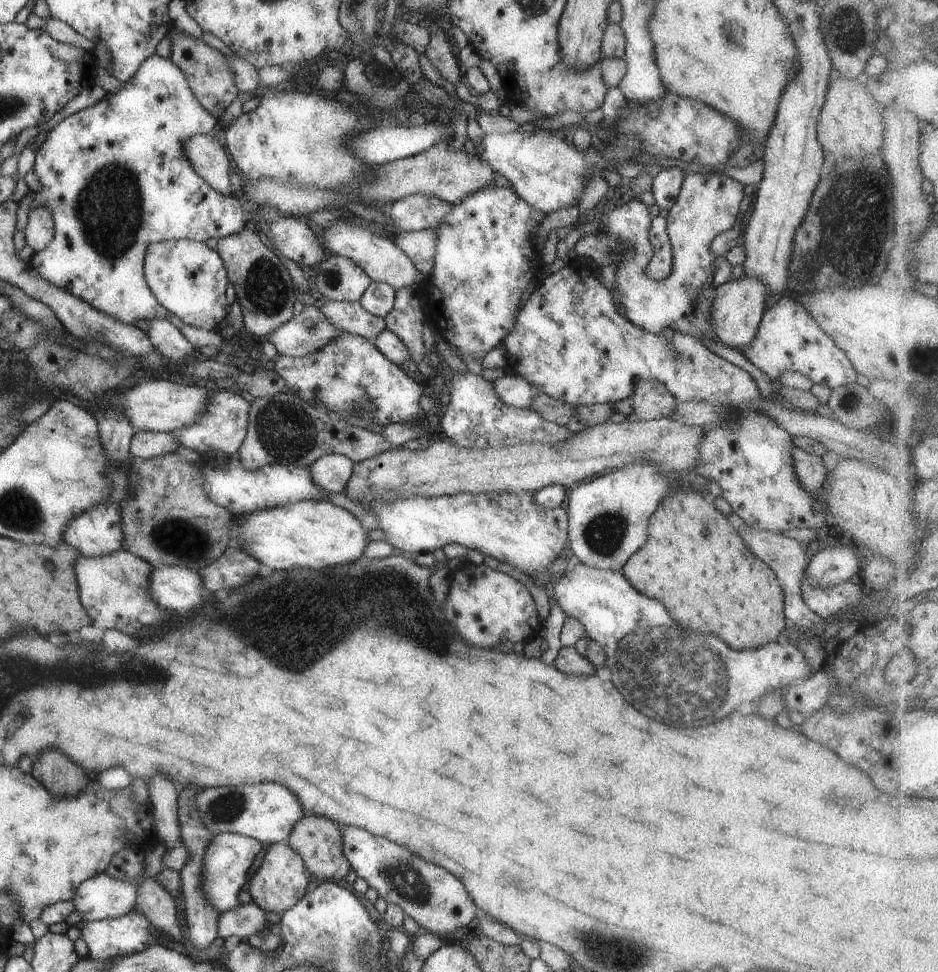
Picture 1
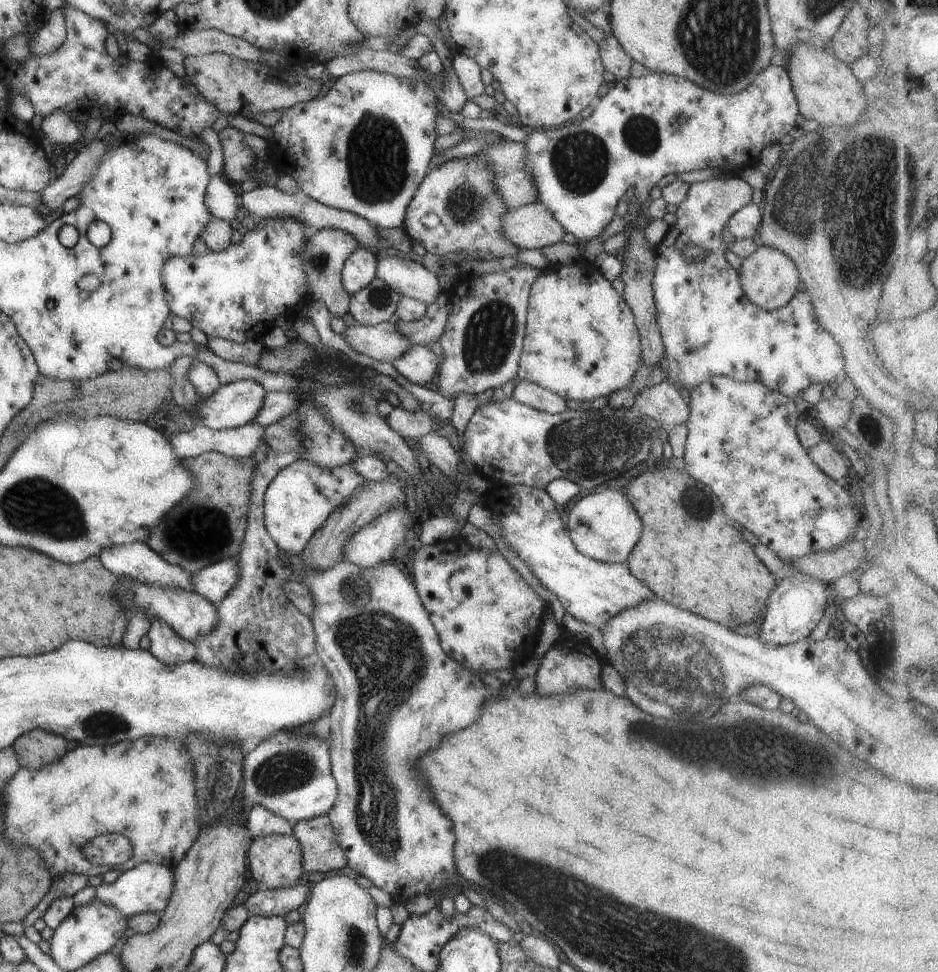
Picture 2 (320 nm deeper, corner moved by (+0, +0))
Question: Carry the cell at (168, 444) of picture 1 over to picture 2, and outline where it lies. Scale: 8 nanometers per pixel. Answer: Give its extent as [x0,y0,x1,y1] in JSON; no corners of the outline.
[165,423,265,459]

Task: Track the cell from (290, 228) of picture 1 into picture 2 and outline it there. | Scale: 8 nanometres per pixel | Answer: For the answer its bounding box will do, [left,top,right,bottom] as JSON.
[301,228,358,317]

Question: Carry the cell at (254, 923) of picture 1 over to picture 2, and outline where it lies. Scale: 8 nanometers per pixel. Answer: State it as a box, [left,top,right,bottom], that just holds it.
[243,883,309,917]

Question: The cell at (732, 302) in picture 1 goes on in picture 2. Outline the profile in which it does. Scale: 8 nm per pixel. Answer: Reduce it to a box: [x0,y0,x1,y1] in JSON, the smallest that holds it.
[738,245,800,311]

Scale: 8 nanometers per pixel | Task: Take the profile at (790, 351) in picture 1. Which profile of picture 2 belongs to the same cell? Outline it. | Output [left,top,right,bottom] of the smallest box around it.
[652,177,845,399]

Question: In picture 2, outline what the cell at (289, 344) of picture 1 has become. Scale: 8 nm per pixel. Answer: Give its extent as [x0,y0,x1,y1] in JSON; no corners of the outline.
[341,321,410,363]

